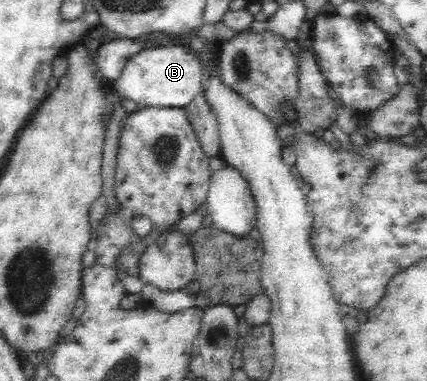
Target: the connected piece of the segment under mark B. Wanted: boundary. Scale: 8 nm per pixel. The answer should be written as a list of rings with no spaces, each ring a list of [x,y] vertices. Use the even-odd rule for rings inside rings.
[[[179,44],[145,48],[127,59],[114,87],[120,99],[133,100],[139,108],[184,108],[203,89],[202,69],[196,53]]]

